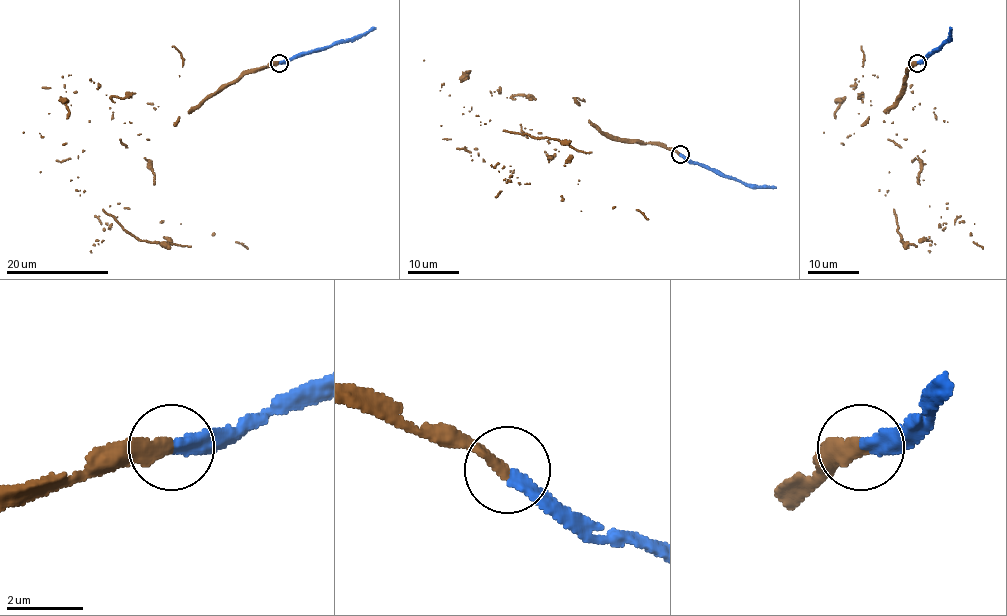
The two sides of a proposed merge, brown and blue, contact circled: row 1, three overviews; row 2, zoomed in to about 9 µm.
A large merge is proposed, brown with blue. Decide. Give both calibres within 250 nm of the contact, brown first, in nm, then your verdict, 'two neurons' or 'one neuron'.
360 nm thick on the brown side, 340 nm on the other; one neuron

